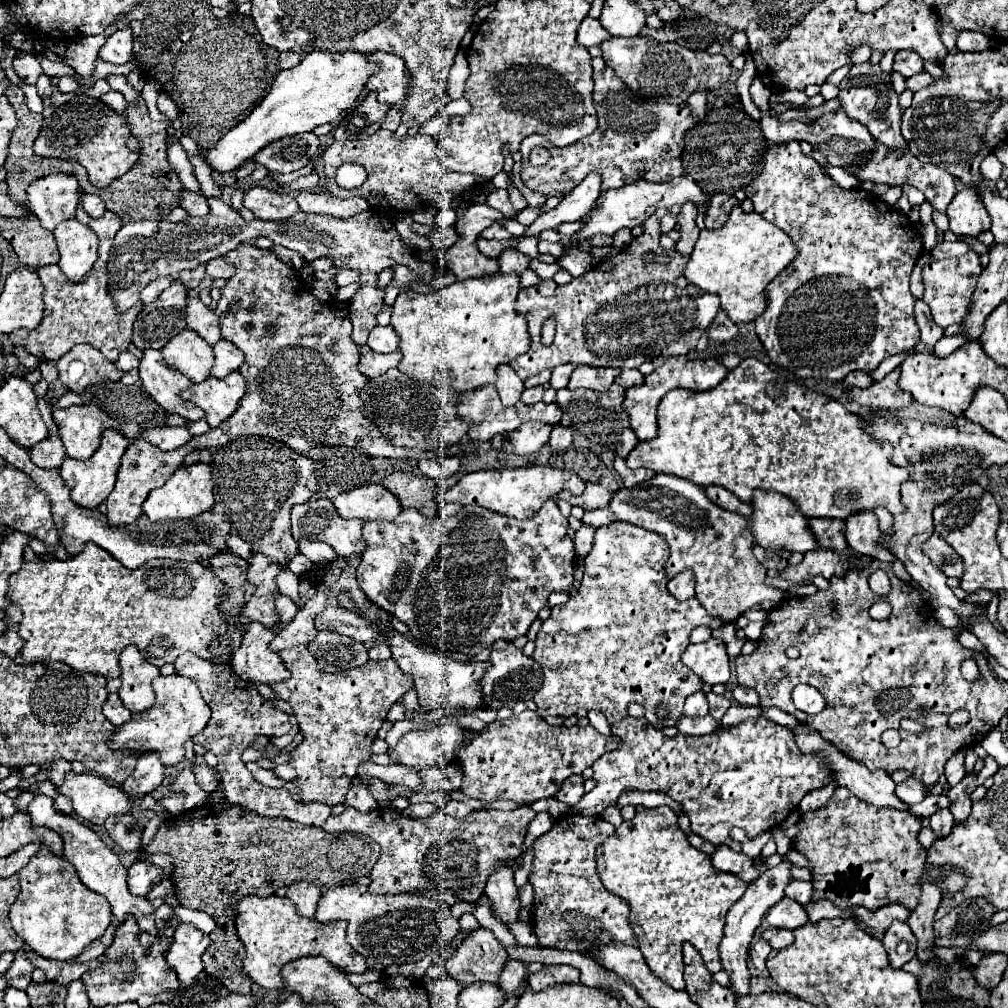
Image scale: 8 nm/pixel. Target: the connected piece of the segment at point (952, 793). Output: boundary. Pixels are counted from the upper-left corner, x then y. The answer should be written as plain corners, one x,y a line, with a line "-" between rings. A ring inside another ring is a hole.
969,772
963,776
963,780
959,784
955,784
953,788
949,788
947,796
951,800
949,810
955,816
955,822
961,822
963,818
967,818
967,814
971,812
971,792
969,792
969,784
973,784
977,780
977,772

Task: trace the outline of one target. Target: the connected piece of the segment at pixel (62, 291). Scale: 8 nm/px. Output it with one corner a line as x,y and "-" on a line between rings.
105,212
103,218
97,218
89,224
95,234
99,236
99,258
93,264
91,272
85,276
85,280
79,282
69,282
57,266
41,266
37,270
41,284
43,284
43,302
45,302
45,318
35,330
15,330
9,334
9,338
15,344
23,344
27,352
35,354
37,358
45,360
57,360
69,350
69,332
73,334
73,344
91,344
93,348
101,350
103,356
107,358
117,358
121,352
127,350
131,344
131,326
135,320
137,310
141,310
141,304
135,304
127,314
117,316
115,314
115,304
111,302
111,296
107,294
107,258
109,258
109,248
113,244
113,236
117,230
123,226
121,218
113,212

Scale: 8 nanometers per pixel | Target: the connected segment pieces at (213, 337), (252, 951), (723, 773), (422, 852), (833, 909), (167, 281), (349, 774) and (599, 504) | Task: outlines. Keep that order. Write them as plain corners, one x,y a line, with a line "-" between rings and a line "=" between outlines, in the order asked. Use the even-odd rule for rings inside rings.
206,276
202,282
187,292
187,328
195,330
203,340
207,340
211,346
221,338
221,330
219,330
219,318
217,314
205,306
199,298
201,290
210,288
213,283
213,279
=
251,894
243,898
237,906
235,926
237,926
237,936
247,952
247,956
243,958
243,970
261,988
279,990
281,966
303,956
323,956
343,972
363,974
367,970
367,960
361,954
357,954
351,948
351,944
347,944
345,940
345,928
347,928
345,922
321,924
313,918
303,918
295,912
295,906
291,906
289,898
285,896
271,894
267,898
261,898
257,894
=
623,718
615,728
611,728
615,736
621,738
621,746
615,752
603,754
591,768
597,786
583,794
583,798
573,806
575,812
585,816
597,816
613,804
623,792
633,790
653,790
671,796
679,802
685,814
691,820
691,832
709,840
711,844
727,844
735,852
741,852
741,844
729,838
731,828
743,828
747,838
755,838
761,832
777,828
801,802
801,798
821,786
831,782
831,768
827,764
817,764
815,758
807,758
791,738
791,730
787,726
775,724
767,718
749,718
731,728
717,728
705,736
683,736
677,734
673,738
663,736
657,728
653,728
647,718
=
347,806
343,814
329,816
323,830
365,834
381,846
381,856
371,870
371,894
437,890
453,892
463,902
477,902
495,870
517,866
527,826
535,816
537,812
531,806
519,806
509,812
481,810
471,812
467,818
453,818
443,812
429,818
409,818
391,808
377,808
363,814
=
820,900
819,902
811,901
807,906
804,906
804,908
809,916
809,921
812,923
818,922
824,918
853,918
857,921
860,928
866,928
866,926
859,922
851,912
837,908
832,902
829,902
829,900
=
167,276
157,278
155,282
149,282
149,284
143,288
143,292
141,292
141,300
143,300
143,304
153,302
165,288
171,286
171,282
173,282
173,278
167,278
=
305,644
285,648
279,656
291,678
273,684
271,690
277,700
291,704
299,732
303,734
303,742
289,752
289,764
297,772
293,784
299,790
299,802
335,806
345,800
353,784
361,782
369,786
367,778
357,776
357,768
361,762
371,760
371,744
377,738
377,730
385,722
391,704
413,688
411,676
403,674
393,658
369,660
353,670
327,674
317,668
317,660
=
589,482
581,496
561,492
559,498
567,500
571,506
581,506
583,510
597,510
597,508
605,508
611,502
611,492
607,488
603,488
603,486
599,486
599,484

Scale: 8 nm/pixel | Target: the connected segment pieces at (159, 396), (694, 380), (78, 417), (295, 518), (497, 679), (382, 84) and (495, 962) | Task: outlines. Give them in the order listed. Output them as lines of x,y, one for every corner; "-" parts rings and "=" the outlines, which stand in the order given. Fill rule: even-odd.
145,350
141,364
139,364
139,380
143,388
155,398
155,402
167,410
169,414
179,414
185,420
199,420
203,418
203,410
185,402
179,394
187,390
193,382
179,374
179,370
167,366
159,350
=
685,356
669,358
665,364
657,366
653,374
645,376
645,382
641,386
633,386
625,392
623,410
629,414
633,432
637,434
637,438
641,442
653,440
657,436
657,404
669,390
673,390
673,388
707,390
707,388
715,388
725,376
727,376
727,368
721,366
715,358
705,358
705,360
687,360
=
93,404
53,410
53,420
59,428
57,432
67,450
67,456
75,460
91,458
99,446
103,428
117,428
117,422
113,422
=
309,500
305,504
295,504
291,508
291,532
293,538
299,540
319,540
337,552
337,556
349,556
349,554
361,554
365,550
365,542
361,538
361,526
359,520
343,520
331,500
=
495,642
491,650
491,668
481,678
481,692
487,708
513,708
517,702
527,702
533,698
535,690
541,686
541,670
533,658
525,656
513,642
=
387,52
367,54
367,60
375,62
379,66
379,72
367,80
365,88
375,92
379,102
387,102
387,104
401,102
407,94
405,62
399,60
399,56
387,54
=
477,928
463,938
455,954
447,960
447,972
463,984
499,982
507,958
507,950
497,942
493,932

